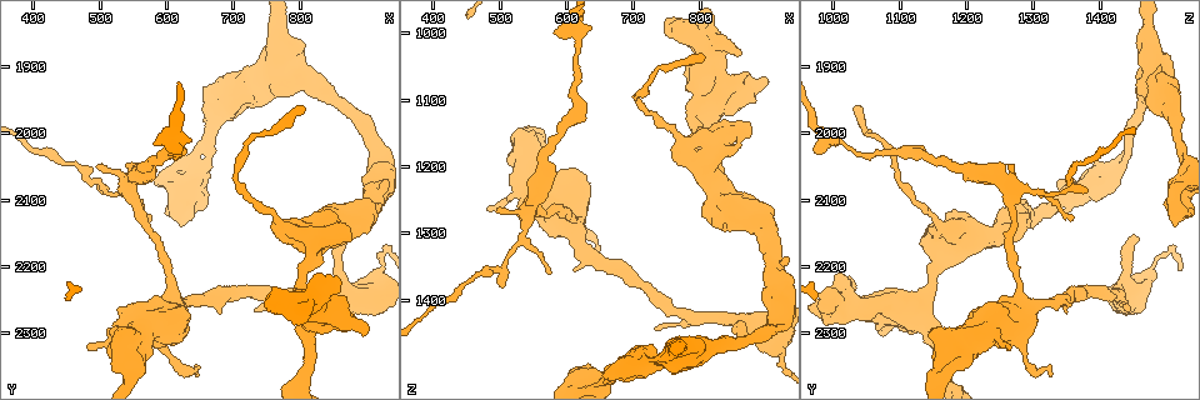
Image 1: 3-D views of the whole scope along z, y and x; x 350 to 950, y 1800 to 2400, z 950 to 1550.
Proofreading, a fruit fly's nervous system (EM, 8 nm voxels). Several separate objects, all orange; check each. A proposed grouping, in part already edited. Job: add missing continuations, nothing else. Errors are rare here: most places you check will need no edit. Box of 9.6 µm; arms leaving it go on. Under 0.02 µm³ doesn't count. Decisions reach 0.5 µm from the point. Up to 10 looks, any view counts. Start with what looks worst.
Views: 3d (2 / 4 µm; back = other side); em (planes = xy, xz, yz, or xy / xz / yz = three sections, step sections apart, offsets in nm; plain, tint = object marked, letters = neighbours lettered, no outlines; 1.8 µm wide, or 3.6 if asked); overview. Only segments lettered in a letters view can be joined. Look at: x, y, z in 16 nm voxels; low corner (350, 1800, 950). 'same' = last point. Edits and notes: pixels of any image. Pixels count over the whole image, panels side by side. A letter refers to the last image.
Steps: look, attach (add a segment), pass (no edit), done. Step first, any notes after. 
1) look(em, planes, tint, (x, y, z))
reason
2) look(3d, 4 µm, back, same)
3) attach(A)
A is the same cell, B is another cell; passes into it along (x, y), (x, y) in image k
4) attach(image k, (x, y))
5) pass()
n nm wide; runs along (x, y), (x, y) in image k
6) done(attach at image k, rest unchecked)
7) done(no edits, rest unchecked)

look(3d, 4 µm, (805, 2145, 1165))
thick turns thin

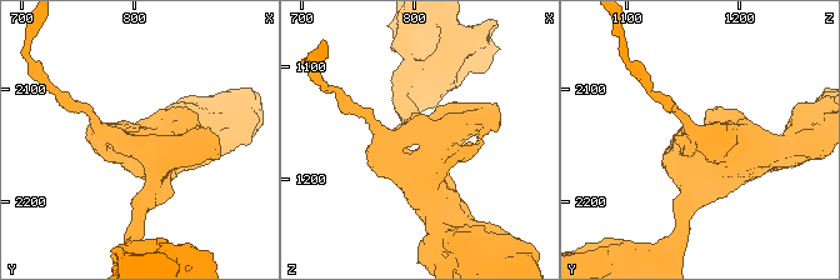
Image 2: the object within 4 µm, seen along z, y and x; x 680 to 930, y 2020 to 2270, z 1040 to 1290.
look(em, xy, step 16, tint, (804, 2146, 1170))
need the tissue

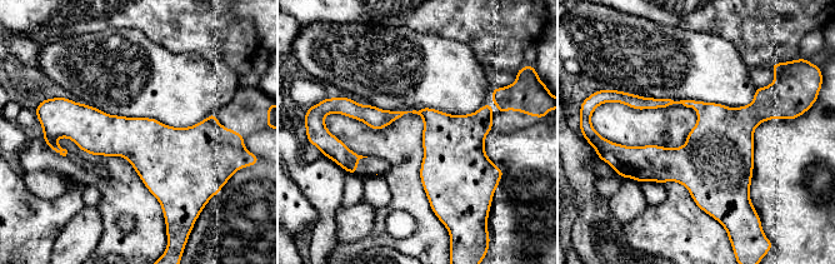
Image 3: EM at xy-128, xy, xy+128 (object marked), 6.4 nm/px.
look(em, xz, step 4, letters, same)

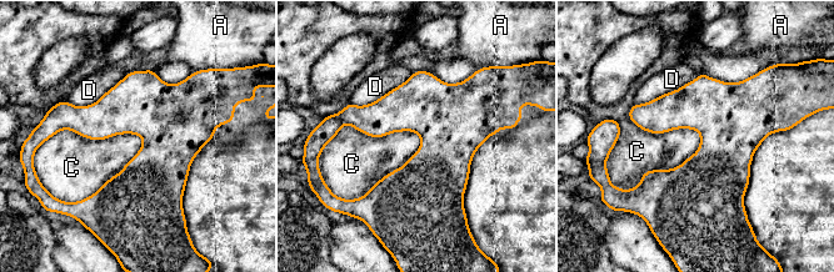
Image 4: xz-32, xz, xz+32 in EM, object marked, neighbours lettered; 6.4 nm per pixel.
pass()
A, C and D are other cells; border along (699, 132), (625, 190) in image 4; no lettered segment goes on from it

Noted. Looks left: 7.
look(em, 3.6 µm, planes, letters, (815, 1930, 1475))
sudden change in width

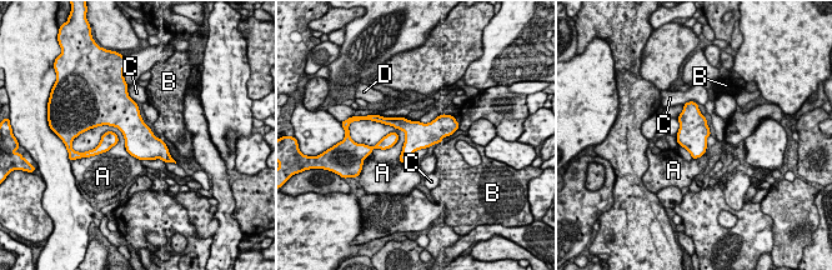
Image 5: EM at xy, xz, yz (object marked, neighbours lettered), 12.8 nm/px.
pass()
A, B, C and D are other cells; none of them fits

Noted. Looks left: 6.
look(3d, 4 µm, back, (855, 2250, 1070))
calibre changes

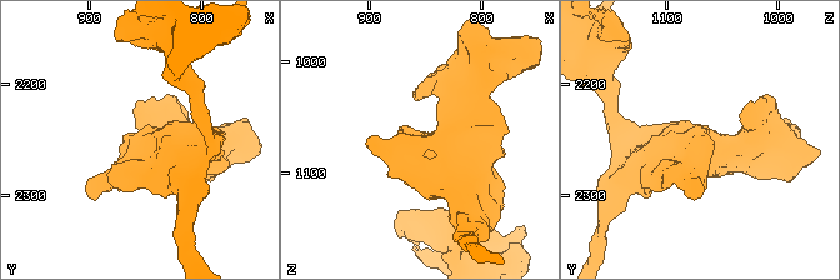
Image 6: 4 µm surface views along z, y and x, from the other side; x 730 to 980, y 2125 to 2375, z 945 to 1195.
look(em, 3.6 µm, yz, step 4, tint, (854, 2254, 1072))
shape alone is not enough

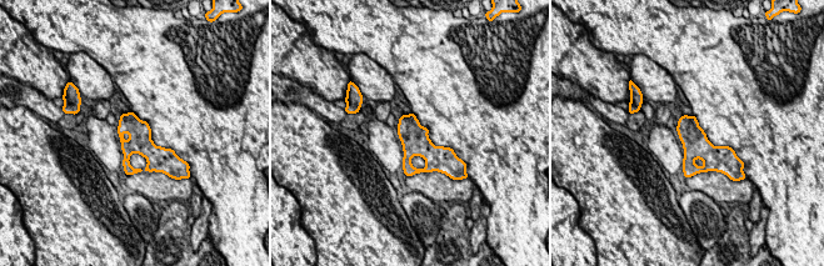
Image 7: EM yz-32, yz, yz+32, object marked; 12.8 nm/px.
look(em, 3.6 µm, planes, letters, same)

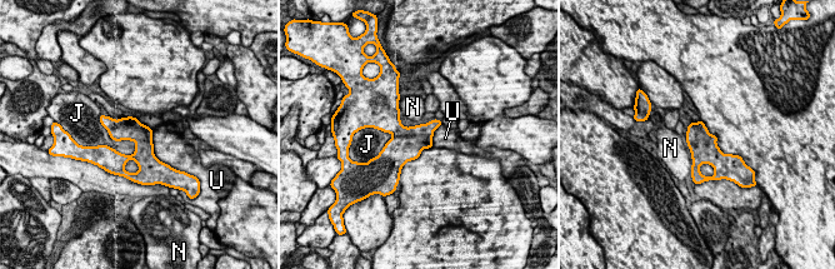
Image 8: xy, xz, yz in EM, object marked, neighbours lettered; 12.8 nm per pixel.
pass()
300 nm wide; J, N and U are other cells; border along (151, 129), (153, 153), (171, 167) in image 8; none of them fits

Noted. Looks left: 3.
look(em, yz, step 16, plain, (915, 2225, 1465))
three-way junction

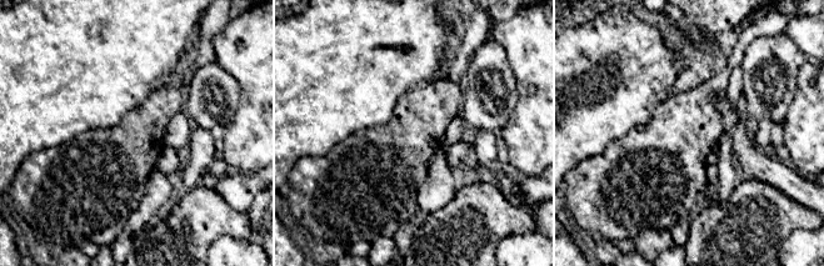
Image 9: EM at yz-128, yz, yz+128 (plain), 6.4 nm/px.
look(em, yz, step 16, letters, same)

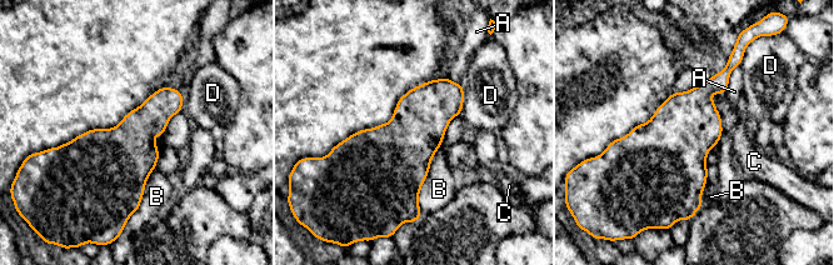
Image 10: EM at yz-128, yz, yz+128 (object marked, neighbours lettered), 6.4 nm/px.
pass()
B touches over 460 nm; A, B, C and D are other cells; no lettered segment goes on from it

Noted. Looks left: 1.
done(no edits, rest unchecked)

